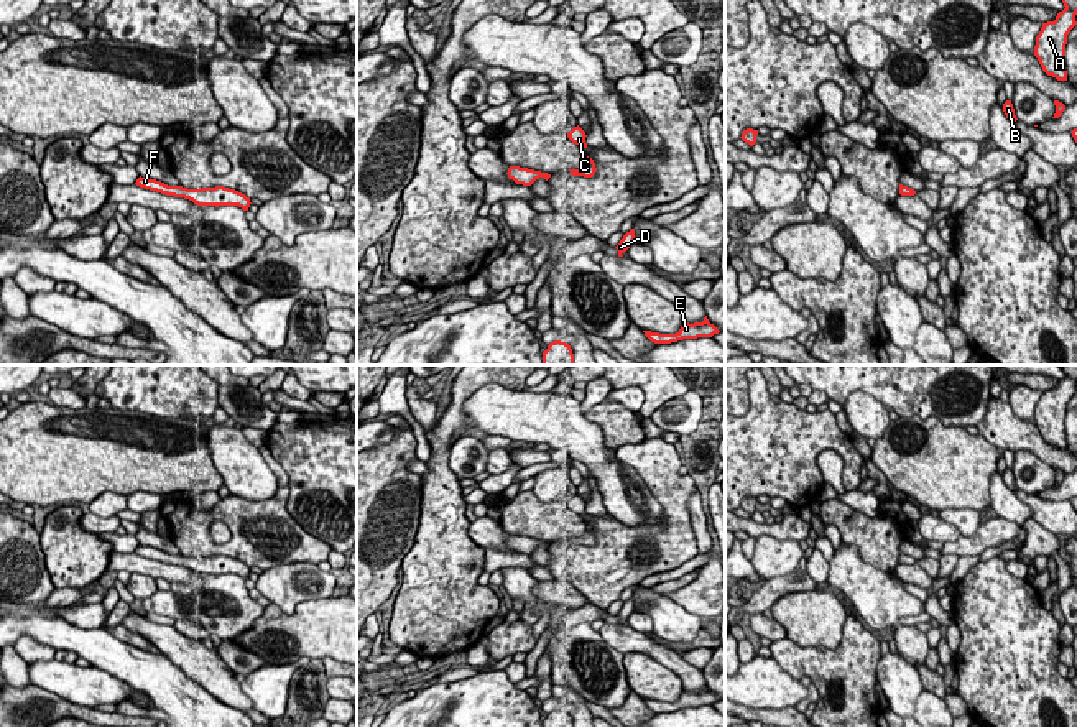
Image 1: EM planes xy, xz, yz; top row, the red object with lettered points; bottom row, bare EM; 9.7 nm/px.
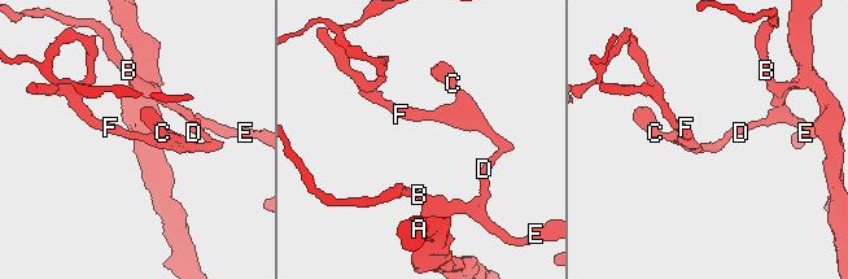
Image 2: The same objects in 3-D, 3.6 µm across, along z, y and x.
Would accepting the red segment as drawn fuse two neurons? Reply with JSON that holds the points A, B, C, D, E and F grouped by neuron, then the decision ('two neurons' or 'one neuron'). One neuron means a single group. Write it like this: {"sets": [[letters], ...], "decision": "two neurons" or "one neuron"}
{"sets": [["A", "B", "C", "D", "E", "F"]], "decision": "one neuron"}

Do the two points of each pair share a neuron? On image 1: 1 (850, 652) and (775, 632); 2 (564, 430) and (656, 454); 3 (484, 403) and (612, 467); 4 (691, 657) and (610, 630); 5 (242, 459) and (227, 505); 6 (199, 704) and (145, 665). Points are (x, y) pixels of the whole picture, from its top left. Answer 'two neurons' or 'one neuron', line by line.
1: two neurons
2: two neurons
3: one neuron
4: two neurons
5: two neurons
6: one neuron

